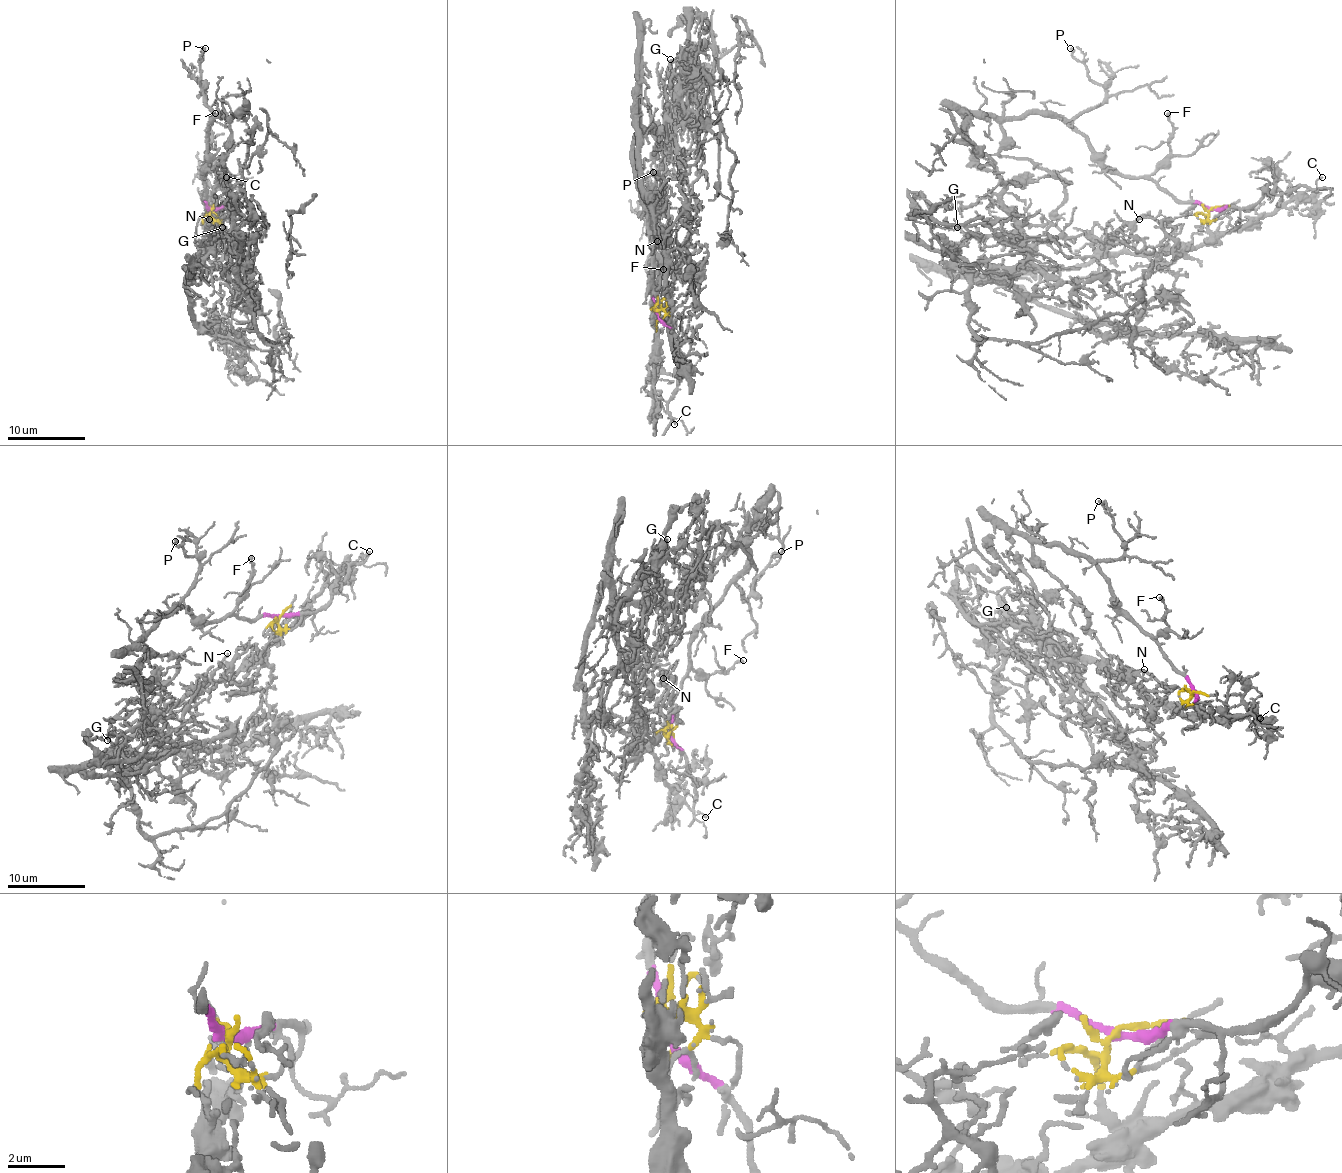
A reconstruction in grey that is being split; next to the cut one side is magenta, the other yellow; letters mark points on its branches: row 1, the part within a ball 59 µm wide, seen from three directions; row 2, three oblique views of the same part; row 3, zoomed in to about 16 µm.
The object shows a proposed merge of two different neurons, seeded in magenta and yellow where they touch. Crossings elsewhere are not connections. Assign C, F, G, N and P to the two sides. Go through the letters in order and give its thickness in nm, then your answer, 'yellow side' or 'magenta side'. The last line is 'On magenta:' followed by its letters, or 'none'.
C: 110 nm thick; magenta side
F: 280 nm thick; magenta side
G: 200 nm thick; yellow side
N: 130 nm thick; yellow side
P: 200 nm thick; magenta side
On magenta: C, F, P

